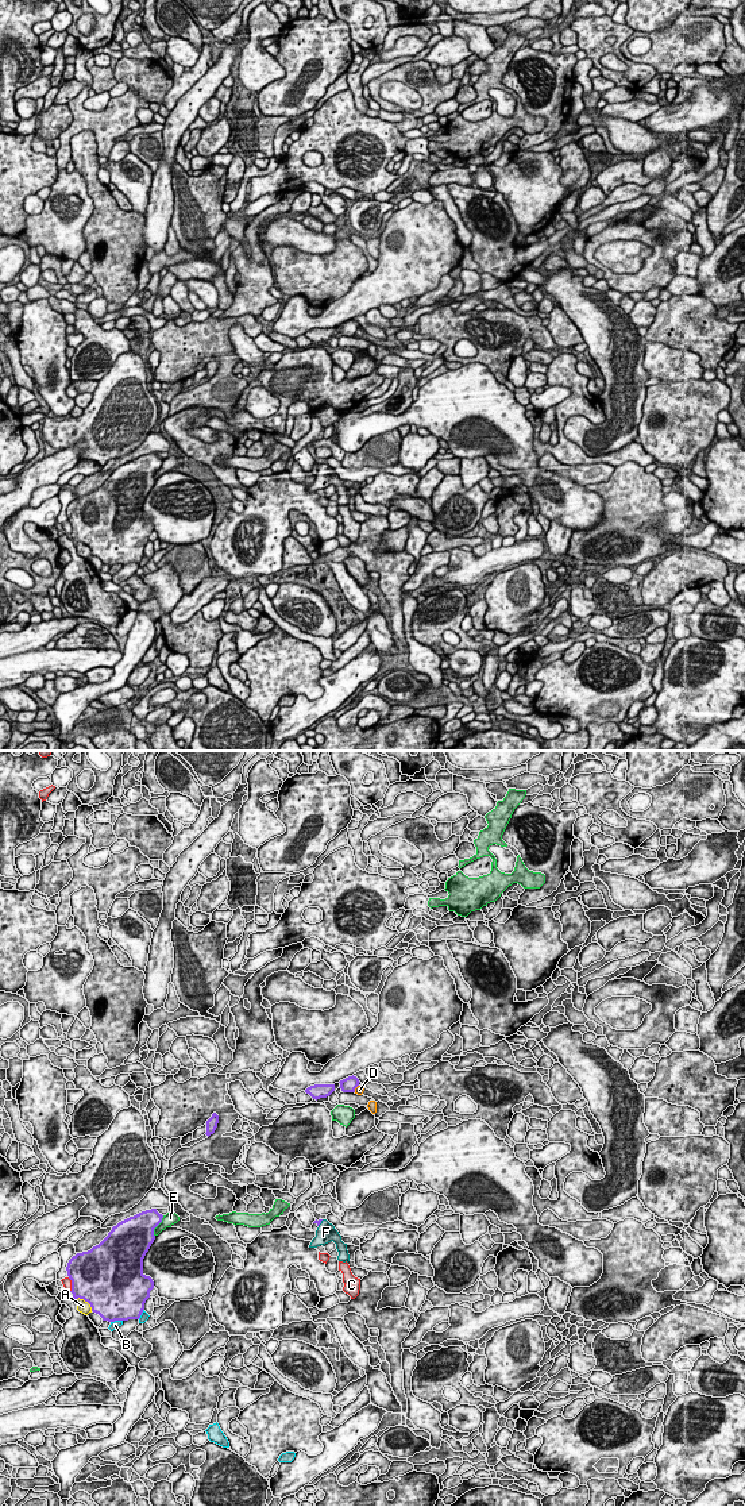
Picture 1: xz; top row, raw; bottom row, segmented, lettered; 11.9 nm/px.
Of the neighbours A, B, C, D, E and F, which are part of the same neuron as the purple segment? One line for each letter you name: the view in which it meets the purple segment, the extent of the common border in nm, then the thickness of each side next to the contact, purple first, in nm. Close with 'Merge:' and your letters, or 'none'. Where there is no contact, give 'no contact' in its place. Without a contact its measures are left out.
F: contact in xz; length 110 nm; calibres 50 and 240 nm
Merge: F

